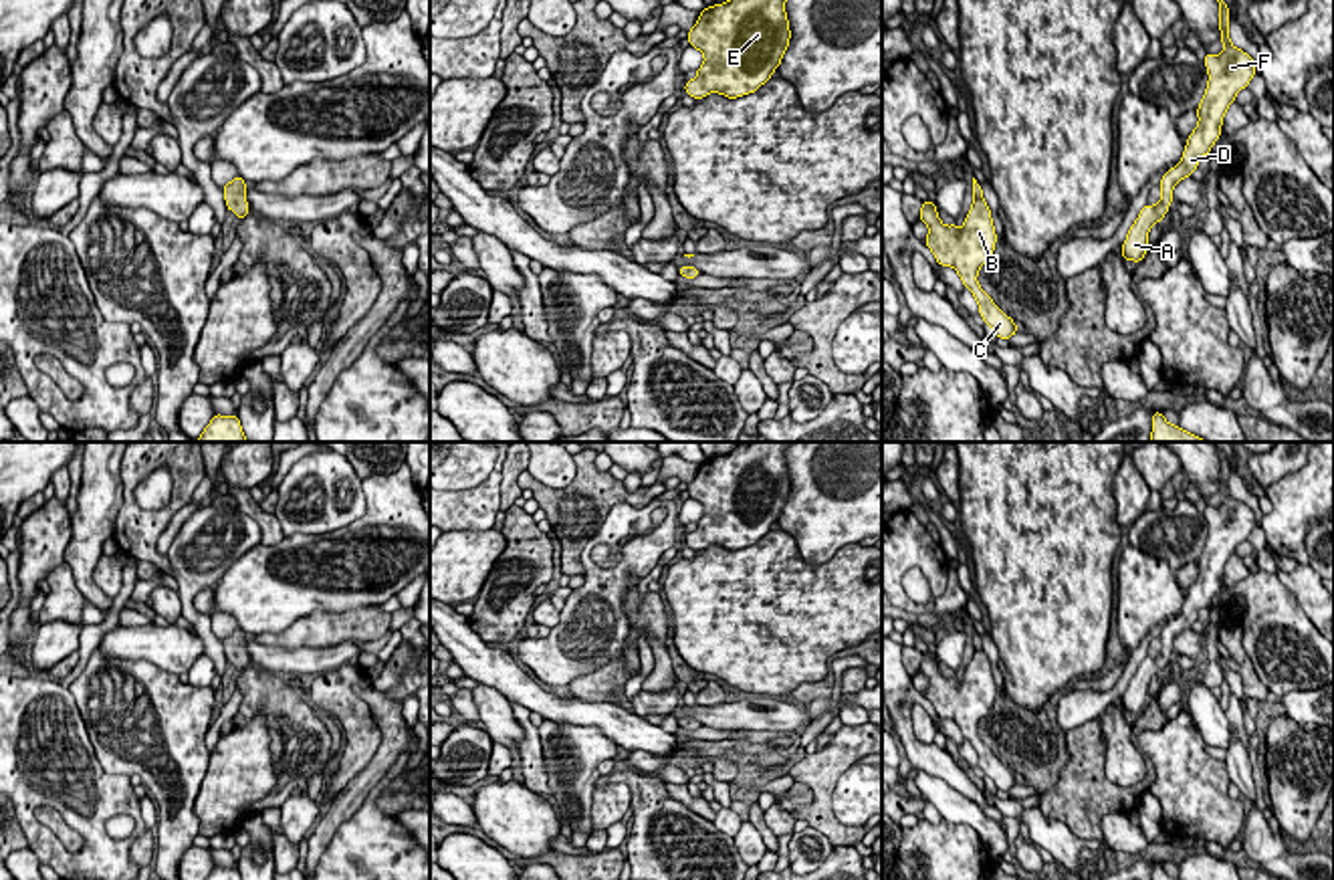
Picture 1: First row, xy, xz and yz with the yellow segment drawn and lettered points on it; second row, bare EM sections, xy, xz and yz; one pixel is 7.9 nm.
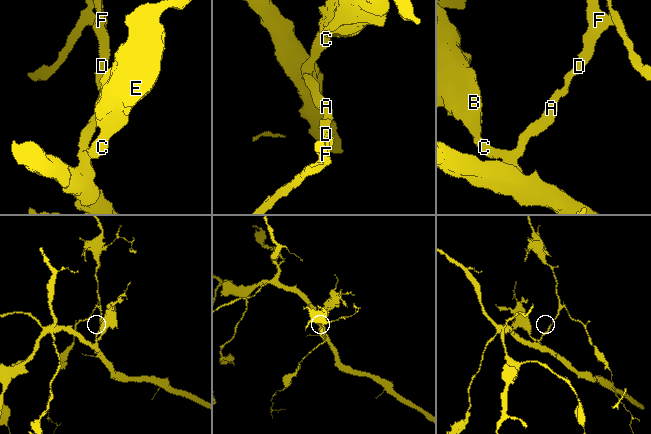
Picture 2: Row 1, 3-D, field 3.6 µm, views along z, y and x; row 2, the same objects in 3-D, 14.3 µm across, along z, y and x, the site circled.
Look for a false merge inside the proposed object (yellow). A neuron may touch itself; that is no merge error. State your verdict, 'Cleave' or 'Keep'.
Keep

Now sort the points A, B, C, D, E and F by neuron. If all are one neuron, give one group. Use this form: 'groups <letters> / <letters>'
groups A B C D E F

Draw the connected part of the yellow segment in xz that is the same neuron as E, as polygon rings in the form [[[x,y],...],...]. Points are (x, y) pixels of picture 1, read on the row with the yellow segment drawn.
[[[729,0],[708,6],[688,30],[690,46],[704,54],[684,91],[694,99],[720,93],[737,99],[771,79],[789,46],[785,0]]]

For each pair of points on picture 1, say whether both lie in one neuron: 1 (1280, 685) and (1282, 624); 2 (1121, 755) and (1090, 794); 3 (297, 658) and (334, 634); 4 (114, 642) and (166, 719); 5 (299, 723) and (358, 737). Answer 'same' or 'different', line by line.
1: same
2: different
3: different
4: different
5: different

